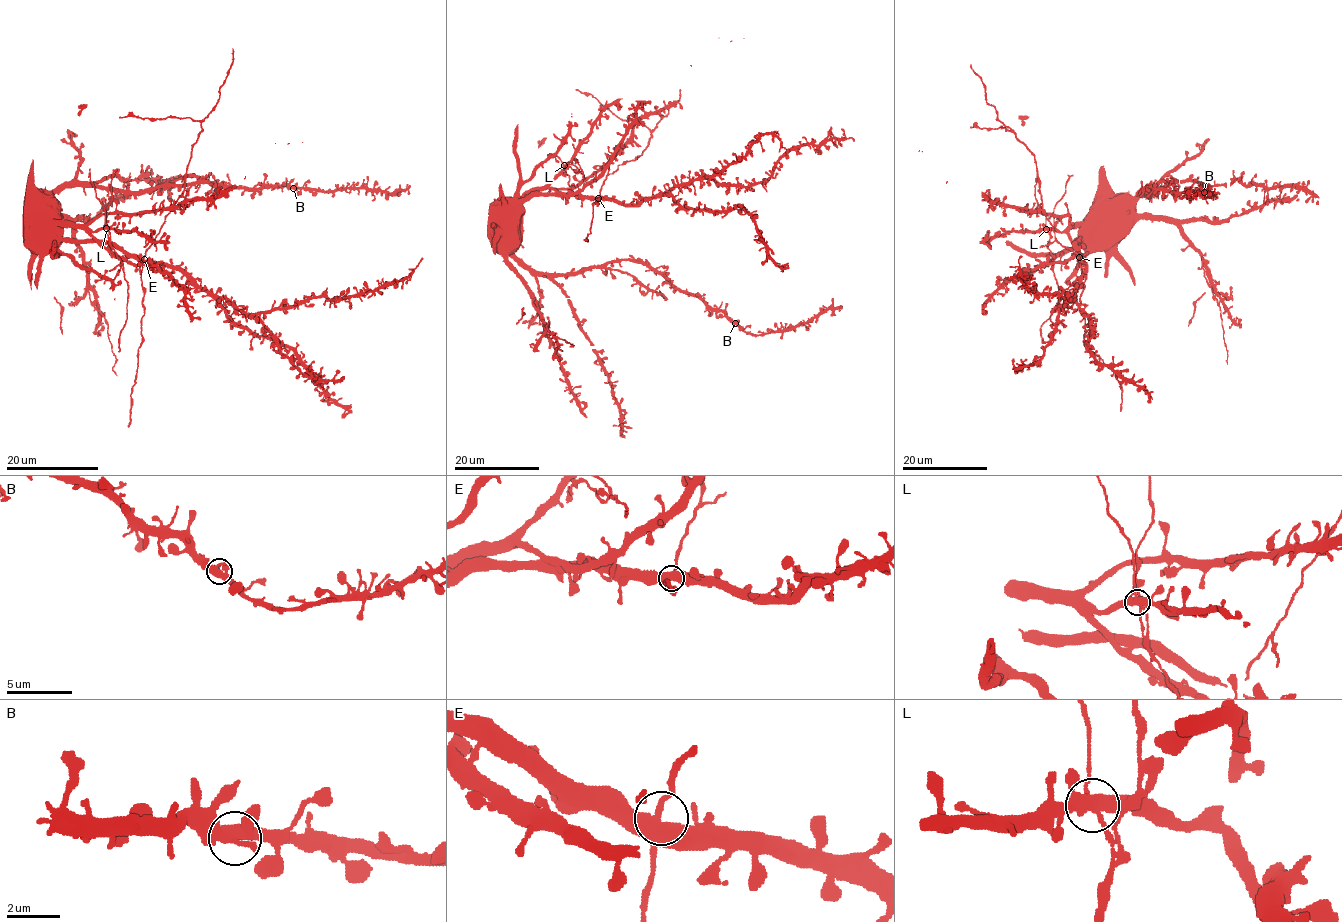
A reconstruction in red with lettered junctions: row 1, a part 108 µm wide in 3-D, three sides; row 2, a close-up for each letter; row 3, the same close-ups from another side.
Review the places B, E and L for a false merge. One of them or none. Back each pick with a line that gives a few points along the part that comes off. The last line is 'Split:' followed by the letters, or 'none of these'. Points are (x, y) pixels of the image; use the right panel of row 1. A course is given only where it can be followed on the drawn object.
L: (1046, 228), (1059, 299), (1040, 328), (1044, 342)
Split: L

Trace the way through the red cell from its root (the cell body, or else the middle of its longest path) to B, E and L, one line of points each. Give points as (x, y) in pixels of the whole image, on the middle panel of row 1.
B: (499, 216), (513, 236), (513, 253), (536, 271), (571, 274), (623, 260), (643, 261), (735, 322)
E: (499, 216), (495, 209), (509, 199), (523, 200), (540, 195), (598, 198)
L: (499, 216), (495, 209), (506, 208), (512, 201), (540, 191), (564, 165)

